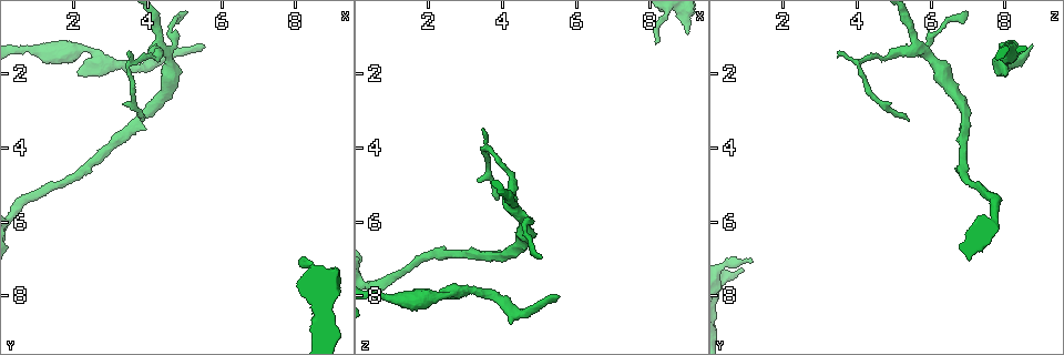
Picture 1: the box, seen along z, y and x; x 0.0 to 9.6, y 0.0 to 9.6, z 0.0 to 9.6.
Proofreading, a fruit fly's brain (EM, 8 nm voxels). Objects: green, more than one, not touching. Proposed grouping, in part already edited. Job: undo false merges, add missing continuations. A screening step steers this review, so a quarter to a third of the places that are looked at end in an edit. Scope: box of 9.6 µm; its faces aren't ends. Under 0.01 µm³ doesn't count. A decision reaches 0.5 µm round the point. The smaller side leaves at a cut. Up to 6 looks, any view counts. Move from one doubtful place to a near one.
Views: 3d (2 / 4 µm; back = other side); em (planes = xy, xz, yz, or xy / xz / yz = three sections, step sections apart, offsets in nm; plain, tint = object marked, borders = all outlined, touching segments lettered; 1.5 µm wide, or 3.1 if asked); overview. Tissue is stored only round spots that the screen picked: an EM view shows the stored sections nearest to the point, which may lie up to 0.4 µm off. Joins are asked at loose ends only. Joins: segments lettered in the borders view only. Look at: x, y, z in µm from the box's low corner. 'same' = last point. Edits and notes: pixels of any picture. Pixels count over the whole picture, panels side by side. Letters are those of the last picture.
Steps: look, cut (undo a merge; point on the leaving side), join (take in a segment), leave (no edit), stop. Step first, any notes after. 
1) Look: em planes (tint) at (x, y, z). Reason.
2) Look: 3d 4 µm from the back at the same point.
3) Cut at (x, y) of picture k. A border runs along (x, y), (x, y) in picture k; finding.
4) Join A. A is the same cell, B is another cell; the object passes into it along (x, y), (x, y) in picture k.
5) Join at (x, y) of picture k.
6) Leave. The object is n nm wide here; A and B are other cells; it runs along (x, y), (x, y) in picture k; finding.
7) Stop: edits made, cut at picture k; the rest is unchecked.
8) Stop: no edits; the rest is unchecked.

Look: em planes (tint) at (9.05, 7.40, 0.95). Branch stops here.

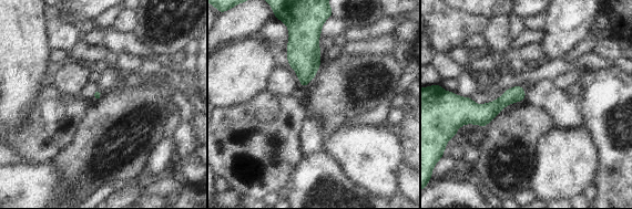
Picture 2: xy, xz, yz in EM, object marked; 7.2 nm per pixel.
Look: em planes (borders) at the same point.

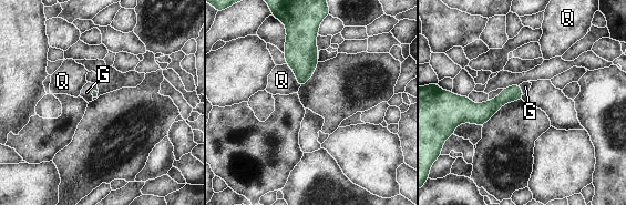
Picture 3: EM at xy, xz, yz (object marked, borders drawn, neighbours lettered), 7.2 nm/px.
Join G. The longest contact is with Q, 200 nm; G is the same cell, Q is another cell; the object passes into it along (512, 93), (521, 90), (525, 86) in picture 3; the cell continues.

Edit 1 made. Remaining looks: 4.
Look: 3d 4 µm at (3.50, 1.65, 4.00). Sharp bend.

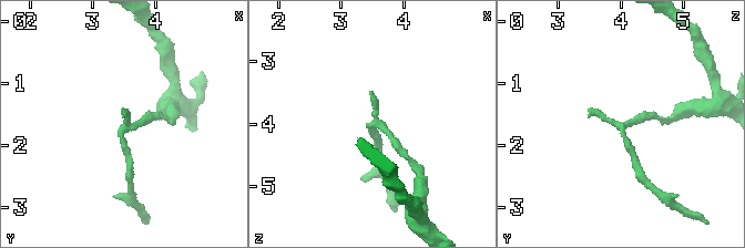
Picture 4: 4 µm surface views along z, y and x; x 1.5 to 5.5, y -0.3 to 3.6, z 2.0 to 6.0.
Look: em xz step 8 (tint) at (3.55, 1.70, 4.05).

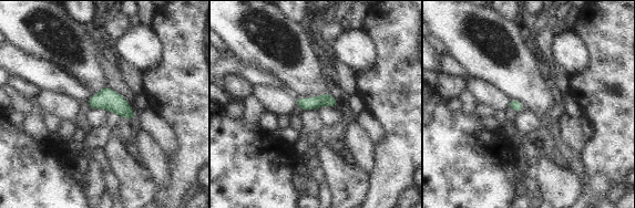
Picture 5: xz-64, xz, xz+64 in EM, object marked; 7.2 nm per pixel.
Look: em planes (borders) at the same point. Another direction.

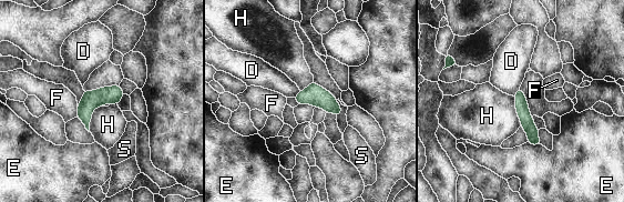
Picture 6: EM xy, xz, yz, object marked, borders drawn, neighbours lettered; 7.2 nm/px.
Leave. The object is 100 nm wide here; D, E, F, H and S are other cells; it runs along (520, 92), (523, 114), (536, 142) in picture 6; all the same cell.

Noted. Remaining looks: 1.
Look: em xz step 4 (borders) at (5.60, 1.20, 7.95). Branch stops here.

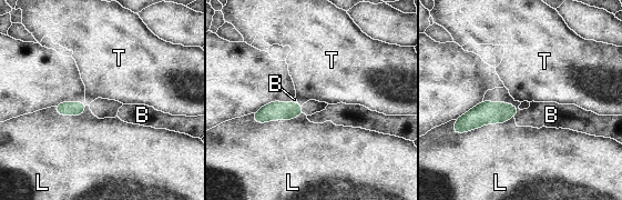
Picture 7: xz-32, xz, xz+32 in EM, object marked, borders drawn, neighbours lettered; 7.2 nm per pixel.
Leave. The longest contact is with L, 440 nm; B, L and T are other cells; a border runs along (298, 102), (302, 106) in picture 7; no lettered segment goes on from it.

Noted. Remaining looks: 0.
Stop: edits made, join at picture 3; the rest is unchecked.

